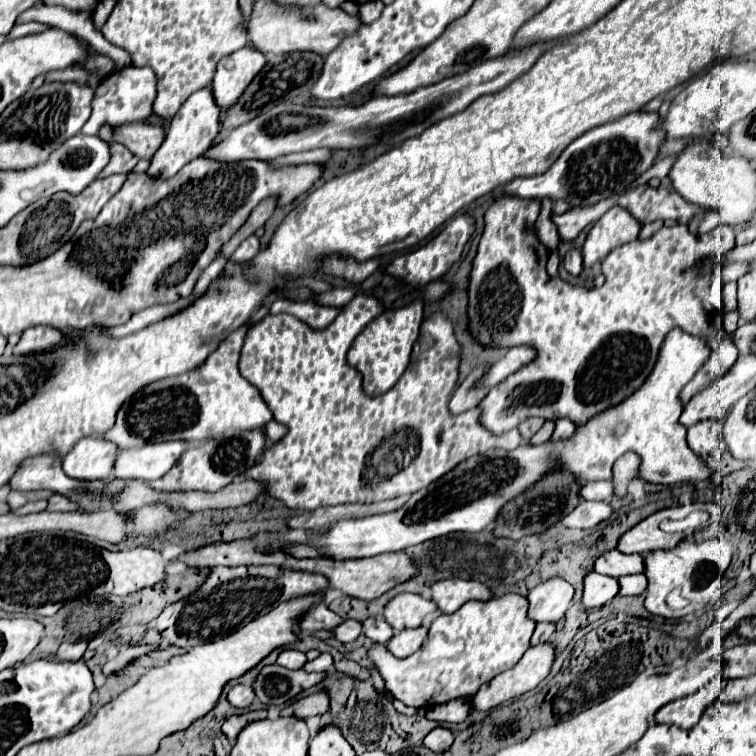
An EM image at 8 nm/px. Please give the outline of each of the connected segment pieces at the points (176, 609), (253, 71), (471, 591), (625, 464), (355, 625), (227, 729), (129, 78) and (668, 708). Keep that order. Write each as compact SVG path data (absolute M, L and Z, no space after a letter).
M216 566L210 570L208 578L198 590L194 590L188 598L168 604L162 614L152 622L152 626L168 644L192 648L236 632L238 628L246 626L246 620L256 620L258 616L264 616L284 600L324 592L326 588L328 580L324 576L282 566Z
M244 46L230 56L222 58L216 66L216 74L212 80L212 92L214 100L220 108L232 106L246 86L252 82L252 78L262 70L266 64L266 58L260 50Z
M440 580L432 584L432 600L438 604L440 612L450 614L456 612L456 608L462 608L468 600L492 600L494 594L490 588L478 580Z
M628 452L614 462L614 494L618 498L624 498L628 494L628 486L640 480L638 468L640 468L640 460L638 454L634 452Z
M346 620L344 624L340 624L338 628L334 628L334 638L340 642L354 642L362 632L362 622L358 620Z
M256 710L256 712L246 712L246 714L240 714L240 716L230 716L222 724L222 732L230 740L230 744L234 744L236 736L240 734L242 728L246 728L250 722L256 722L256 720L262 720L262 718L266 718L266 710Z
M126 66L126 68L114 70L112 74L100 80L94 100L92 100L92 116L82 128L82 132L96 136L102 124L118 126L118 124L134 124L134 122L148 120L152 116L154 94L156 94L156 76L152 68Z
M720 676L710 680L710 684L706 684L698 692L662 706L654 714L652 724L674 724L680 728L694 728L698 724L702 712L706 710L706 706L710 706L718 698L718 694L720 694L718 684L720 684Z

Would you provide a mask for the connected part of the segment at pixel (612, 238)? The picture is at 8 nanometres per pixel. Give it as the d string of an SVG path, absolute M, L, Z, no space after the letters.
M612 206L586 236L586 244L582 248L584 266L592 266L598 260L604 260L616 246L632 242L638 238L642 224L624 208Z

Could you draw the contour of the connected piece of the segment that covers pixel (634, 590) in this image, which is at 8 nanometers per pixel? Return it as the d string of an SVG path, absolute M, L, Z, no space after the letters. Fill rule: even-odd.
M644 574L620 578L620 596L640 596L644 590L646 590L646 576Z

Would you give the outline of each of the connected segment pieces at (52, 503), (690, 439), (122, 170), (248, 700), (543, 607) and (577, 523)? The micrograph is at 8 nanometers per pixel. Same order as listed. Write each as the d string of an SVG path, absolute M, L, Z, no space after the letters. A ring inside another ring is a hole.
M56 494L56 496L52 496L48 500L48 510L52 510L52 512L68 512L68 510L76 510L76 504L66 500L64 496Z
M704 420L704 422L698 422L694 426L688 428L688 434L686 434L686 442L690 448L700 448L702 452L706 452L706 456L718 448L720 444L720 428L722 428L722 422L716 422L716 420Z
M112 146L110 162L102 170L102 176L98 176L98 178L106 178L112 174L126 174L136 166L136 162L138 162L138 158L132 152L128 152L124 146Z
M238 684L238 686L234 686L234 688L230 690L228 700L230 700L230 704L236 706L236 708L248 708L248 706L252 704L252 700L254 700L254 690L252 690L252 686L242 686L242 684Z
M560 578L544 580L528 594L528 614L534 622L552 622L556 624L568 612L574 598L574 588Z
M582 500L578 508L574 508L562 524L568 528L580 528L580 530L590 530L598 526L600 522L608 520L612 516L612 506L608 502L588 502Z

